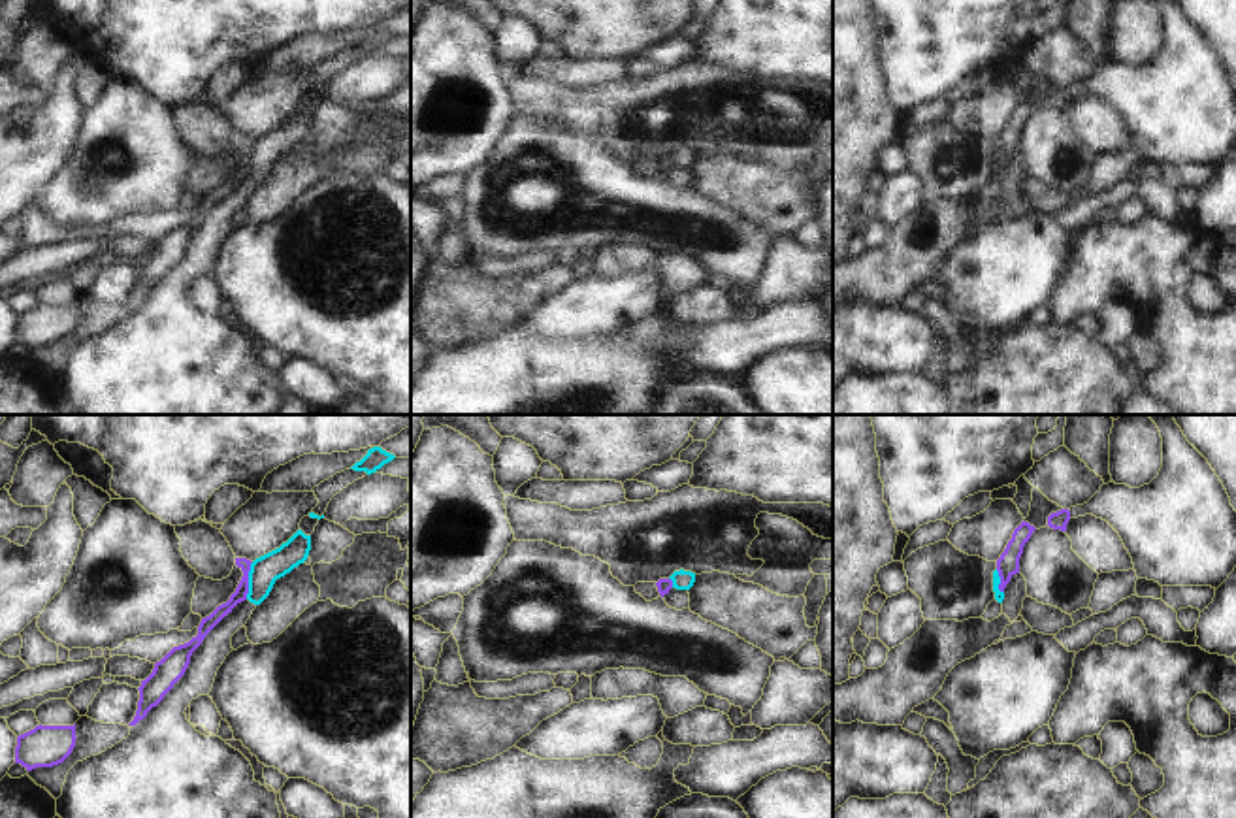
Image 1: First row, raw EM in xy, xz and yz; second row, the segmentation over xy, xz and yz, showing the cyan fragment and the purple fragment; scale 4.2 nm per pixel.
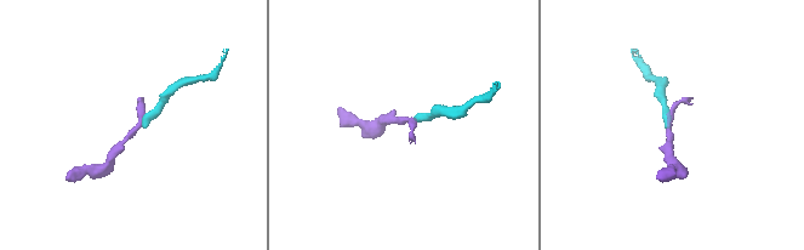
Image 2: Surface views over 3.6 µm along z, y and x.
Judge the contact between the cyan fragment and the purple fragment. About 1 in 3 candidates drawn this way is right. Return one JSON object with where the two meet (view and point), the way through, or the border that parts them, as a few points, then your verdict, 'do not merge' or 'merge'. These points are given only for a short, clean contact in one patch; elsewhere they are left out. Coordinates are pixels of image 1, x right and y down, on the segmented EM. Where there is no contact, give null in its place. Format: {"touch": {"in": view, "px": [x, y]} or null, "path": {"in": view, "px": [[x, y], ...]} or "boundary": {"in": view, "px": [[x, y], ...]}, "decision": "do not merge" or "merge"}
{"touch": {"in": "xy", "px": [249, 581]}, "boundary": {"in": "xy", "px": [[253, 562], [245, 598]]}, "decision": "do not merge"}

